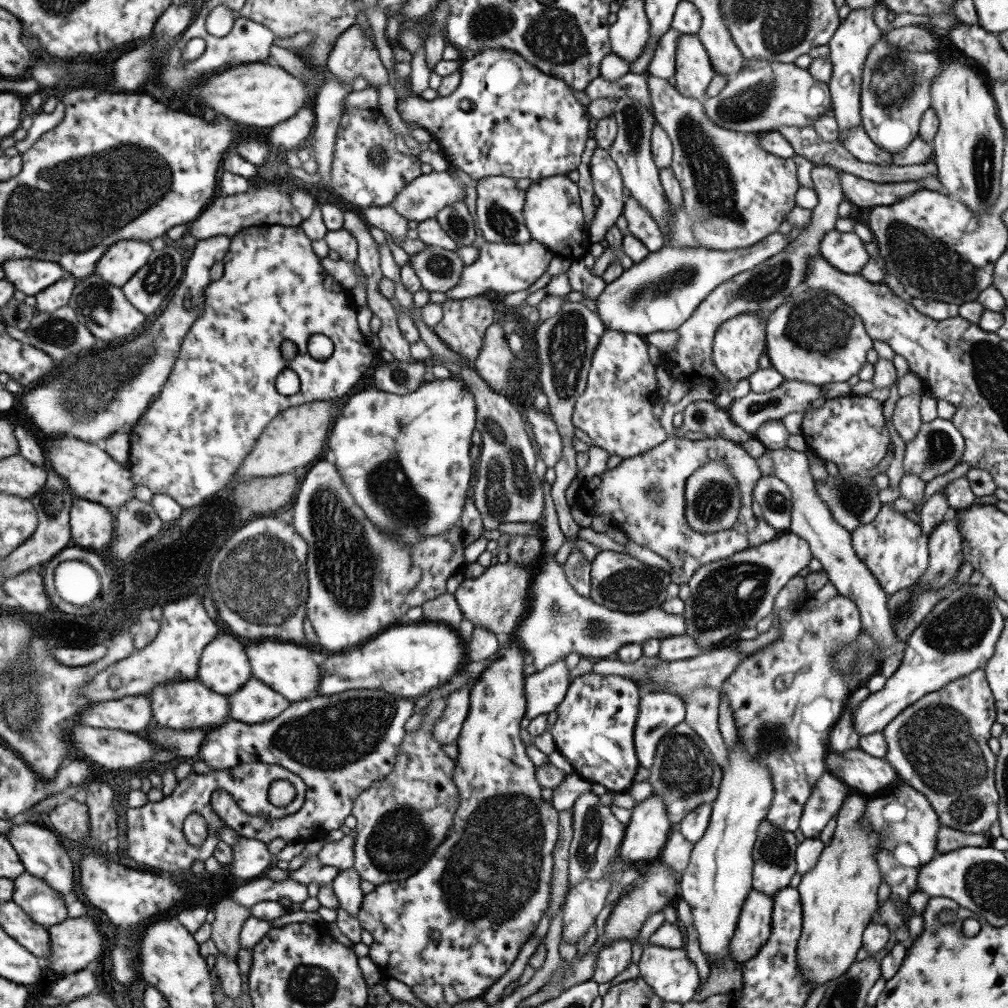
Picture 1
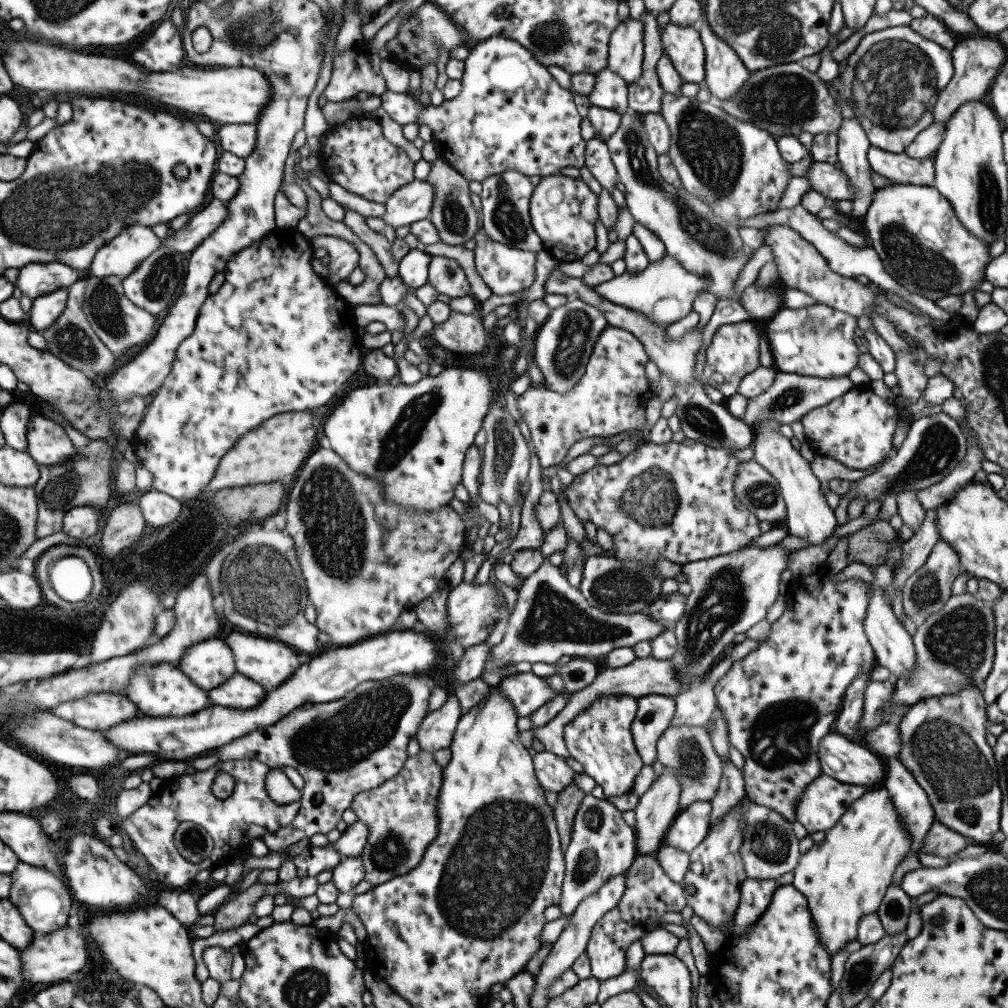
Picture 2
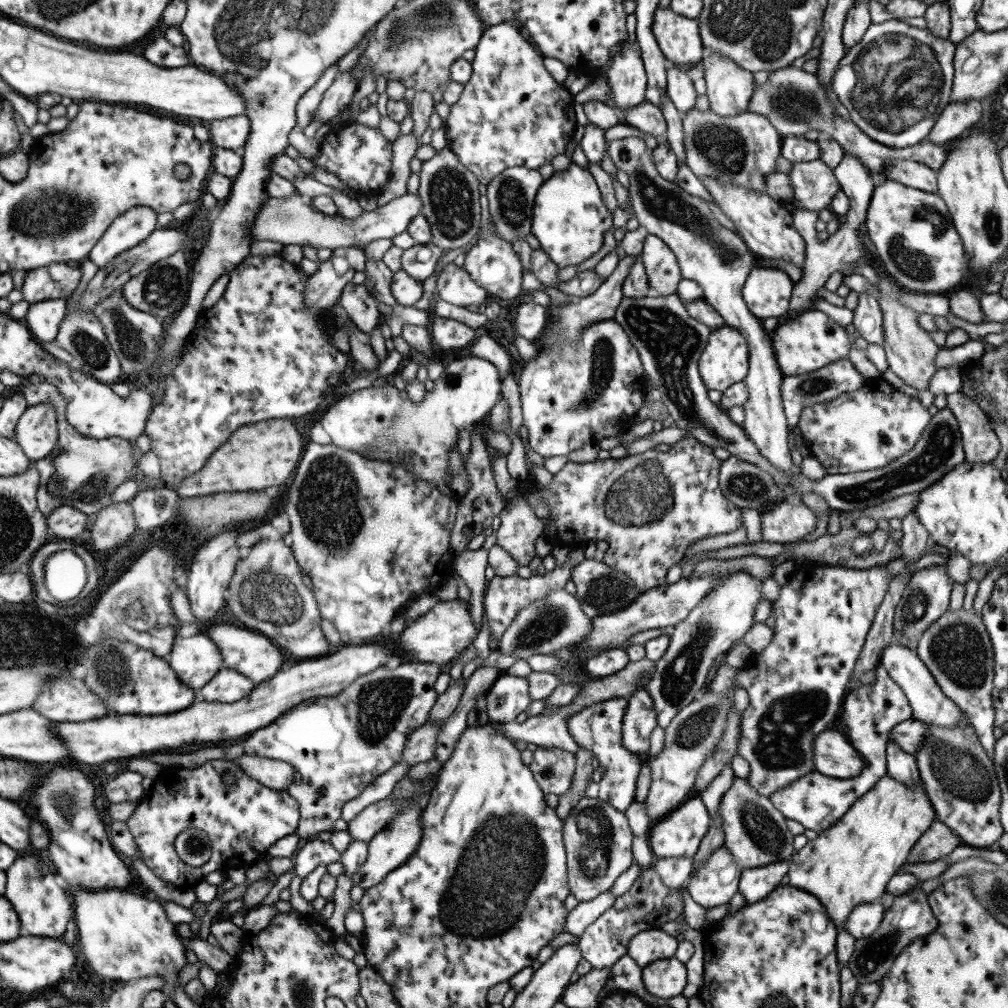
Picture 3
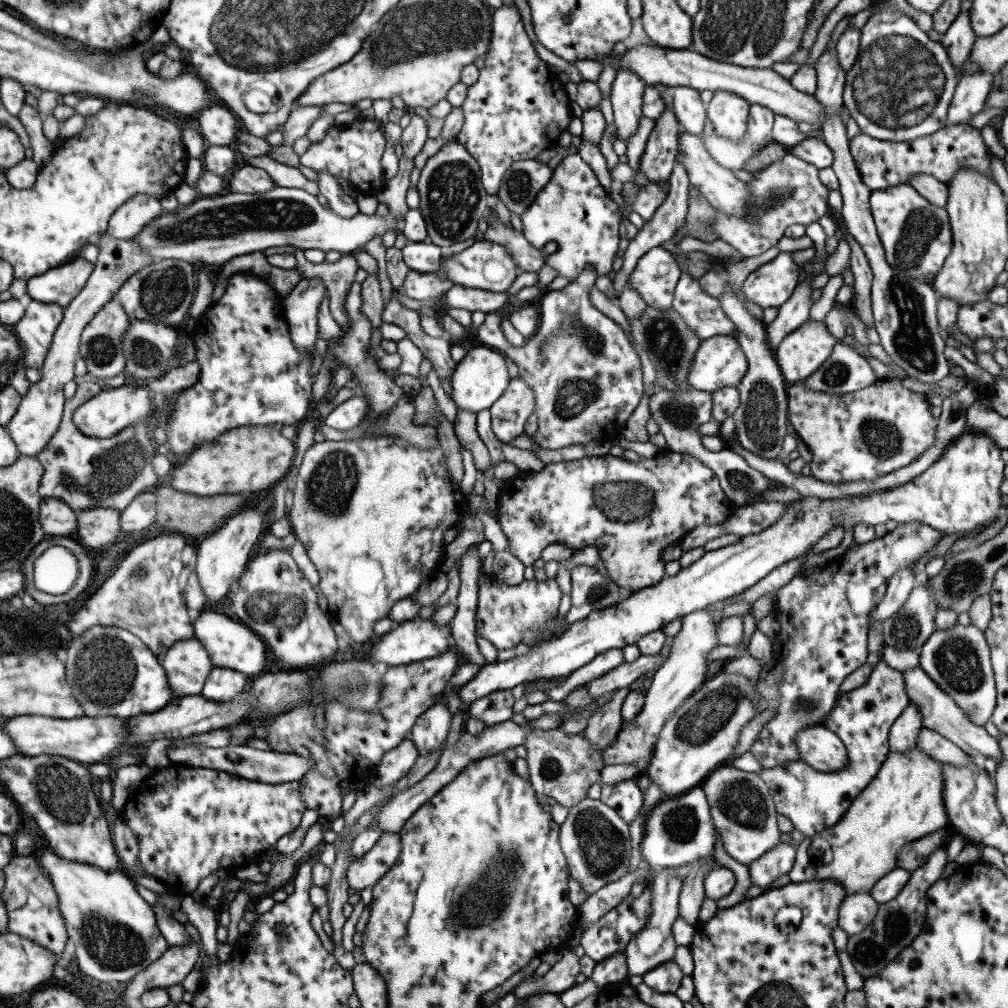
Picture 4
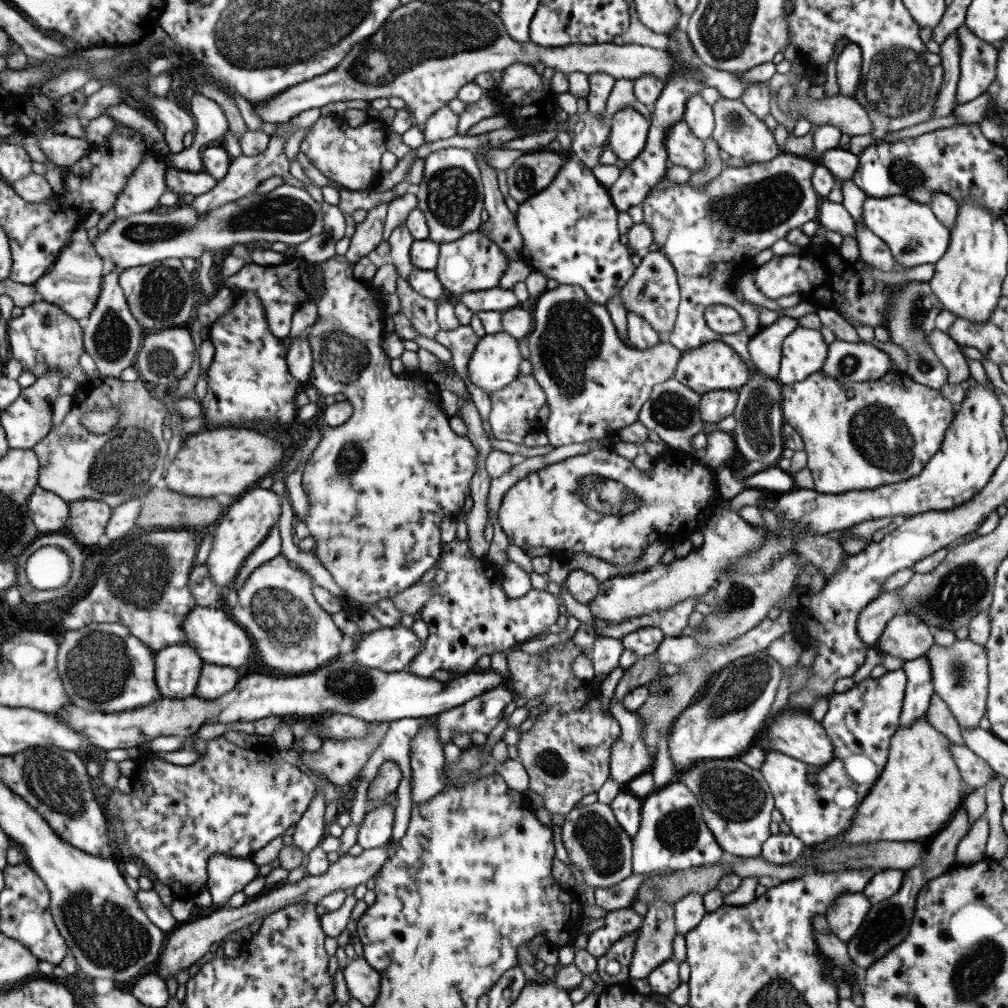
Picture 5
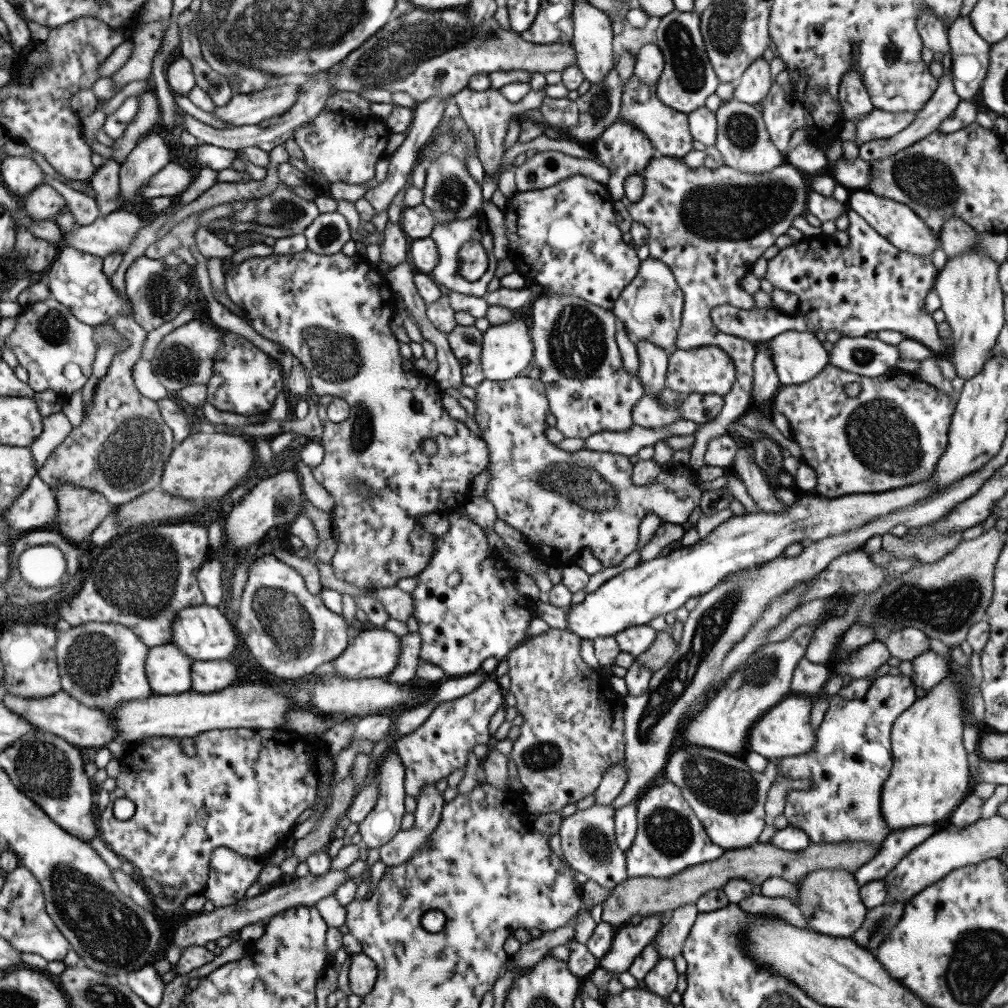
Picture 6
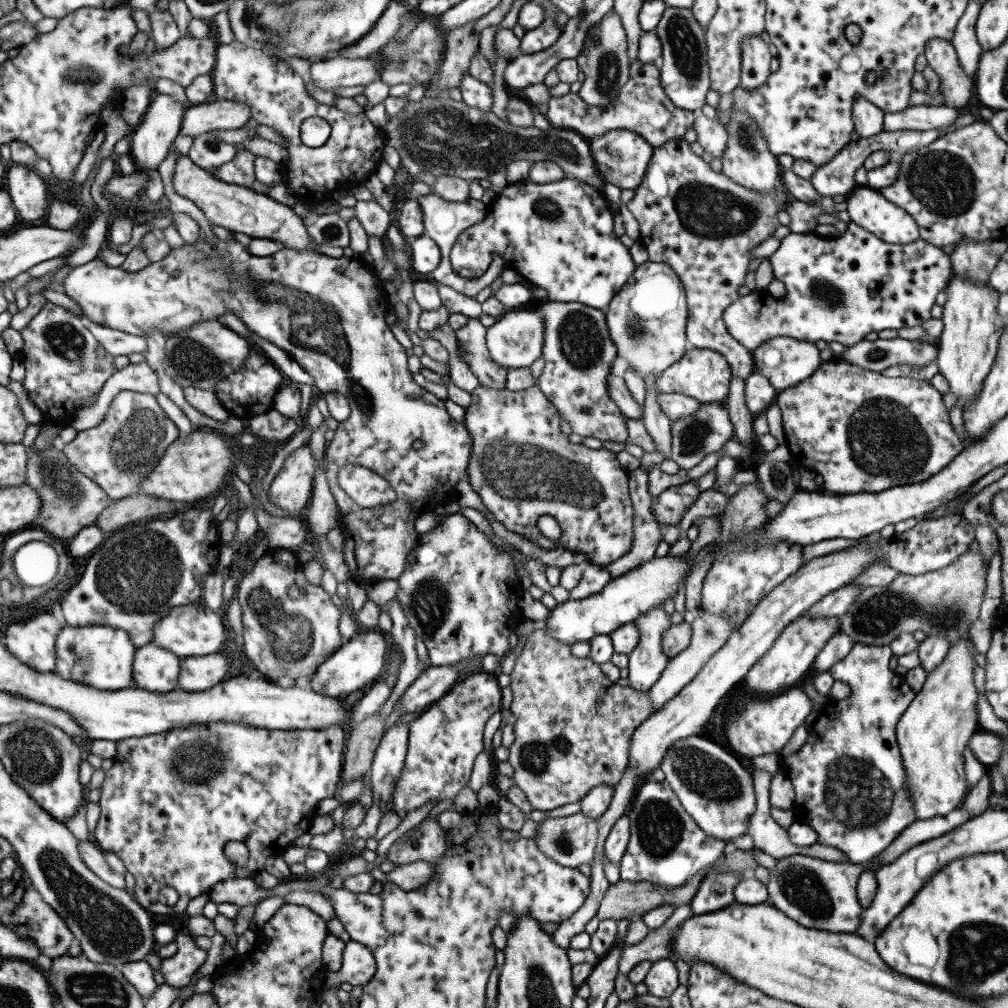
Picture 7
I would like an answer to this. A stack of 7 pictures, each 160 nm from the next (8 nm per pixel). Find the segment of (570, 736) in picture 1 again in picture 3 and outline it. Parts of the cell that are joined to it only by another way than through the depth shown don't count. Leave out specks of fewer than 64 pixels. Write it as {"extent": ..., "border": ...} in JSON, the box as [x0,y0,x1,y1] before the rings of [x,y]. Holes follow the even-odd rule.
{"extent":[567,697,642,812],"border":[[[611,697],[607,700],[586,706],[567,717],[567,730],[578,744],[579,749],[588,750],[599,760],[596,781],[599,784],[598,799],[608,802],[615,810],[623,812],[634,802],[636,779],[642,759],[638,759],[621,742],[621,721],[626,709],[626,699]]]}

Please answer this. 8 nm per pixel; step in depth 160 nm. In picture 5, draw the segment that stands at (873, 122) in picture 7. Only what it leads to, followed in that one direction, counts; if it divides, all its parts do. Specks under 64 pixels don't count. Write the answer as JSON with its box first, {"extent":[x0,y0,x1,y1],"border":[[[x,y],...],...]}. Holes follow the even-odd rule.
{"extent":[835,43,861,99],"border":[[[852,43],[845,44],[835,60],[835,76],[839,95],[854,99],[855,89],[861,76],[861,56],[859,48]]]}

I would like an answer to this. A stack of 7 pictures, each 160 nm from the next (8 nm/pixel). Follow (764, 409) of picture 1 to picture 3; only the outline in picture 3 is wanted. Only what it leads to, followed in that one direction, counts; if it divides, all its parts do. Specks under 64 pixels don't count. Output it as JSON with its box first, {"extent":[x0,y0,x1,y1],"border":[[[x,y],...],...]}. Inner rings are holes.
{"extent":[779,357,863,428],"border":[[[847,357],[830,362],[829,365],[822,366],[817,370],[812,370],[810,373],[797,376],[784,376],[781,379],[779,388],[786,423],[789,428],[796,428],[796,422],[804,406],[830,401],[837,397],[838,394],[857,390],[863,381],[863,376],[851,365]]]}

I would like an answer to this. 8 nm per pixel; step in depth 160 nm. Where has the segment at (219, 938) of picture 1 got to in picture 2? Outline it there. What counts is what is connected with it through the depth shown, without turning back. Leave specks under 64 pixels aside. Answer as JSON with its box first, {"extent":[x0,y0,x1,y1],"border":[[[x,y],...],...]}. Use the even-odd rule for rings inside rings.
{"extent":[213,883,265,930],"border":[[[253,883],[233,899],[219,905],[213,911],[214,930],[227,930],[245,924],[252,915],[254,904],[264,895],[265,887],[265,883]]]}

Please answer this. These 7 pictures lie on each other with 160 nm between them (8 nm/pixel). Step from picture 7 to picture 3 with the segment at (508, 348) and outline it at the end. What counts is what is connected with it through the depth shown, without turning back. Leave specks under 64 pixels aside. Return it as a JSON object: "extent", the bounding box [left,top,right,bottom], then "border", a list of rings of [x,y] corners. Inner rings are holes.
{"extent":[321,356,500,485],"border":[[[464,356],[461,359],[456,359],[453,357],[448,357],[444,360],[444,369],[442,373],[439,375],[439,377],[433,381],[433,389],[431,391],[426,392],[424,394],[424,397],[419,402],[411,402],[410,398],[406,395],[406,392],[404,390],[397,390],[395,387],[393,387],[390,383],[385,384],[383,387],[367,387],[358,389],[355,391],[352,391],[349,395],[345,395],[344,397],[341,397],[338,401],[335,401],[335,404],[321,416],[321,426],[323,430],[329,435],[329,438],[331,440],[331,444],[335,445],[336,447],[339,447],[340,449],[349,451],[350,453],[357,453],[360,455],[363,455],[364,457],[367,457],[368,459],[379,459],[377,455],[373,455],[372,453],[362,453],[367,446],[373,446],[373,448],[379,448],[379,450],[383,450],[383,452],[387,452],[389,456],[389,463],[395,464],[394,462],[391,462],[391,458],[399,458],[399,463],[396,463],[397,465],[403,465],[404,469],[407,469],[410,473],[413,473],[416,476],[416,479],[419,479],[420,481],[427,481],[428,485],[435,485],[438,482],[443,481],[443,473],[445,472],[445,469],[448,468],[448,452],[456,446],[456,440],[457,440],[457,433],[463,429],[471,430],[477,427],[481,427],[488,418],[488,414],[490,413],[491,407],[498,401],[500,396],[500,378],[499,373],[497,372],[497,367],[495,365],[492,365],[491,362],[488,360],[483,360],[482,358],[476,357],[476,356]]]}

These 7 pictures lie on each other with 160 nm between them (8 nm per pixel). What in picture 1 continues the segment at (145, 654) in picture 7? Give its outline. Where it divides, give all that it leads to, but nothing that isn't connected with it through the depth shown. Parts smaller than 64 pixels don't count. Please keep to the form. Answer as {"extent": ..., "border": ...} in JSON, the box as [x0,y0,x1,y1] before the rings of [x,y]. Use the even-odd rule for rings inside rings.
{"extent":[197,636,253,696],"border":[[[219,636],[203,647],[199,655],[197,679],[209,690],[227,696],[253,678],[246,651],[231,636]]]}

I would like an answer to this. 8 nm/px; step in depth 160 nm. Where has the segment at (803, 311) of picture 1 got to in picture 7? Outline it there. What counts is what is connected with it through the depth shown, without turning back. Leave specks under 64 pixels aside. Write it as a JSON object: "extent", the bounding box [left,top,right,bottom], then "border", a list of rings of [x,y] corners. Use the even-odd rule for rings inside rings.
{"extent":[750,336,823,391],"border":[[[788,336],[770,338],[750,352],[754,362],[754,370],[758,370],[761,376],[777,391],[795,386],[804,378],[810,377],[811,373],[823,362],[819,358],[819,351],[811,342],[795,340]]]}

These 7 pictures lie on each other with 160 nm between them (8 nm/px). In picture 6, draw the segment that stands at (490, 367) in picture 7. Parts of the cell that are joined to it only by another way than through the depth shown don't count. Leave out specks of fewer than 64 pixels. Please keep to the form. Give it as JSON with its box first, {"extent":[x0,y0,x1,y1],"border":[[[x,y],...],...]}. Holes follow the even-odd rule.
{"extent":[446,325,484,390],"border":[[[455,325],[446,339],[453,356],[460,362],[462,384],[475,390],[484,379],[480,363],[482,333],[471,326]]]}

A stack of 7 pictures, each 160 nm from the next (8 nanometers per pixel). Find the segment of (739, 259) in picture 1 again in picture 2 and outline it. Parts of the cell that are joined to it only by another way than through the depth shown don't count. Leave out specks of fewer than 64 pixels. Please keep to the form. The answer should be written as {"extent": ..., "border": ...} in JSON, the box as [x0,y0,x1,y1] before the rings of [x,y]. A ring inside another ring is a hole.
{"extent":[594,254,707,327],"border":[[[664,254],[659,260],[649,262],[641,272],[628,274],[624,271],[612,280],[598,284],[594,291],[611,304],[643,313],[661,327],[677,322],[692,311],[693,300],[698,294],[707,292],[707,285],[706,278],[687,272],[672,256]]]}

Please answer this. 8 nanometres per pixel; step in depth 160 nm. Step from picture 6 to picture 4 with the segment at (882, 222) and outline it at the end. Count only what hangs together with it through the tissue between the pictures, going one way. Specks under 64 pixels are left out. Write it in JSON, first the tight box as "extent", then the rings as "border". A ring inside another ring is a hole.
{"extent":[868,184,952,280],"border":[[[909,184],[872,190],[868,207],[887,264],[900,275],[923,280],[925,274],[938,274],[952,247],[948,216],[944,208],[933,206]]]}

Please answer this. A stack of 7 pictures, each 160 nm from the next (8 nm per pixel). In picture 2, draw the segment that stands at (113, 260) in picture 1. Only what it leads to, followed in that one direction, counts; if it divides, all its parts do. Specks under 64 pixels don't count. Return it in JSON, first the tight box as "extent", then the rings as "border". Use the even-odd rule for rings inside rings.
{"extent":[86,224,160,279],"border":[[[130,224],[95,251],[86,273],[97,277],[115,275],[123,279],[159,244],[160,239],[149,227]]]}

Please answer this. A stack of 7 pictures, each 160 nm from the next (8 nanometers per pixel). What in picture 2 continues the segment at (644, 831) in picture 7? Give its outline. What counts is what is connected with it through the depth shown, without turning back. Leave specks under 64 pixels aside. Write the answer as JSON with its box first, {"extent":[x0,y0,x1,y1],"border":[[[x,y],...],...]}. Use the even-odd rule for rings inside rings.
{"extent":[662,801,710,852],"border":[[[695,801],[681,810],[664,834],[662,844],[691,852],[707,836],[710,829],[710,804]]]}

